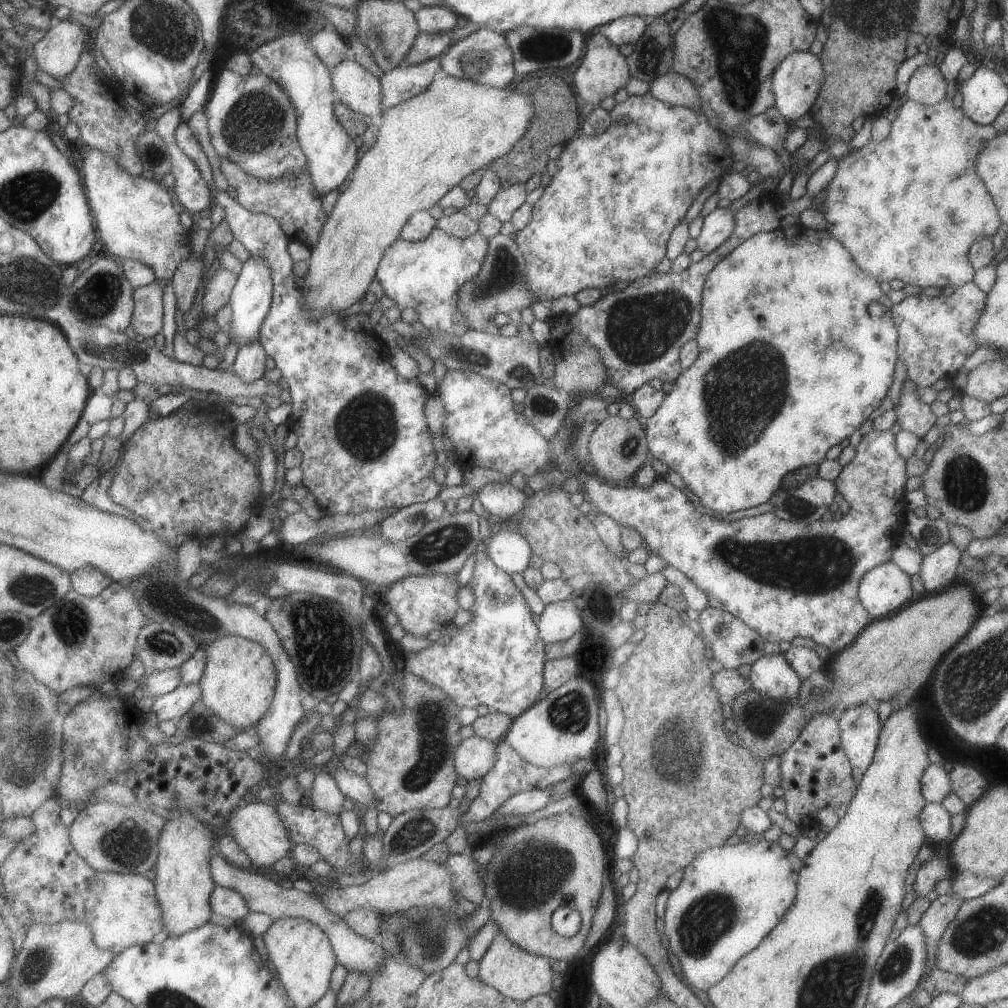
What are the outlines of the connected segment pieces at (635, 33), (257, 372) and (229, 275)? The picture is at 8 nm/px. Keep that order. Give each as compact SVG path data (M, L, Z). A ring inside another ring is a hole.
M627 16L600 25L598 32L602 32L615 45L633 45L644 34L645 28L643 17Z
M254 342L254 344L239 348L236 361L231 369L242 382L250 384L250 382L256 382L264 377L266 358L267 354L262 344Z
M220 268L210 278L205 286L202 314L215 316L223 306L229 304L238 277L236 273Z

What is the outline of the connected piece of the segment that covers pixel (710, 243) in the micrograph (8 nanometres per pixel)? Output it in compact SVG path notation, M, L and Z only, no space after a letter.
M716 207L704 217L701 234L697 238L697 248L706 255L726 242L733 233L736 211L730 207Z

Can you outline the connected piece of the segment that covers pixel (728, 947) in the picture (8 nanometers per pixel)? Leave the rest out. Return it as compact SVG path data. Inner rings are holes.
M765 839L712 847L698 854L694 862L686 866L681 884L670 892L665 911L664 932L693 990L703 995L710 986L720 982L738 962L738 958L754 950L782 920L788 908L794 904L798 872L801 868L802 861L794 851L784 850L776 841Z

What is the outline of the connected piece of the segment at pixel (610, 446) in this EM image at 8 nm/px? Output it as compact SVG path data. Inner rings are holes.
M619 415L608 416L602 420L589 441L589 470L593 471L603 480L610 481L612 484L617 481L625 481L633 478L637 472L647 463L651 462L652 456L649 452L647 434L644 423L641 419L630 418L625 420Z

